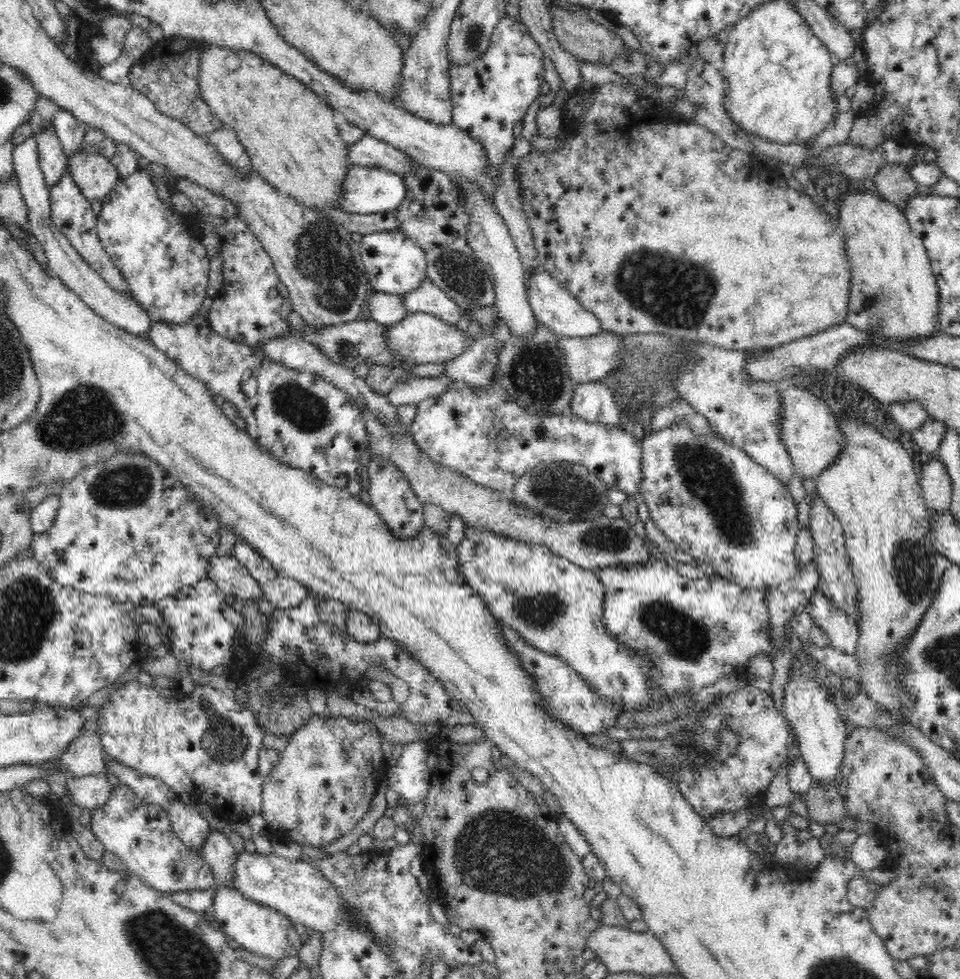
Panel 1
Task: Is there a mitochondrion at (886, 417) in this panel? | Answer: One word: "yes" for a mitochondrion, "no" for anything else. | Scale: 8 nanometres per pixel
no

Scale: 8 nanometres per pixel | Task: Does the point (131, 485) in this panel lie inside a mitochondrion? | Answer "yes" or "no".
yes

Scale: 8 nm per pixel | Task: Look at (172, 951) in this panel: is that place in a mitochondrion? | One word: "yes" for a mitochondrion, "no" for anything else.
yes

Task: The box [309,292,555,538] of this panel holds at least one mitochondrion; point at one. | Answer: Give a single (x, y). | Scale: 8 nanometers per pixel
(538, 432)

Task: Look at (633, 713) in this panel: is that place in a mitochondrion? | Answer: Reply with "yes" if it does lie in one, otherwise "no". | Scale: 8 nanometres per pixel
no

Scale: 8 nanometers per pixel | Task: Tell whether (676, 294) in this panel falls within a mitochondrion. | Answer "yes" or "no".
yes

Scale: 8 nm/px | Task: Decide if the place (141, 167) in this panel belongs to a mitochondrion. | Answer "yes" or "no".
no

